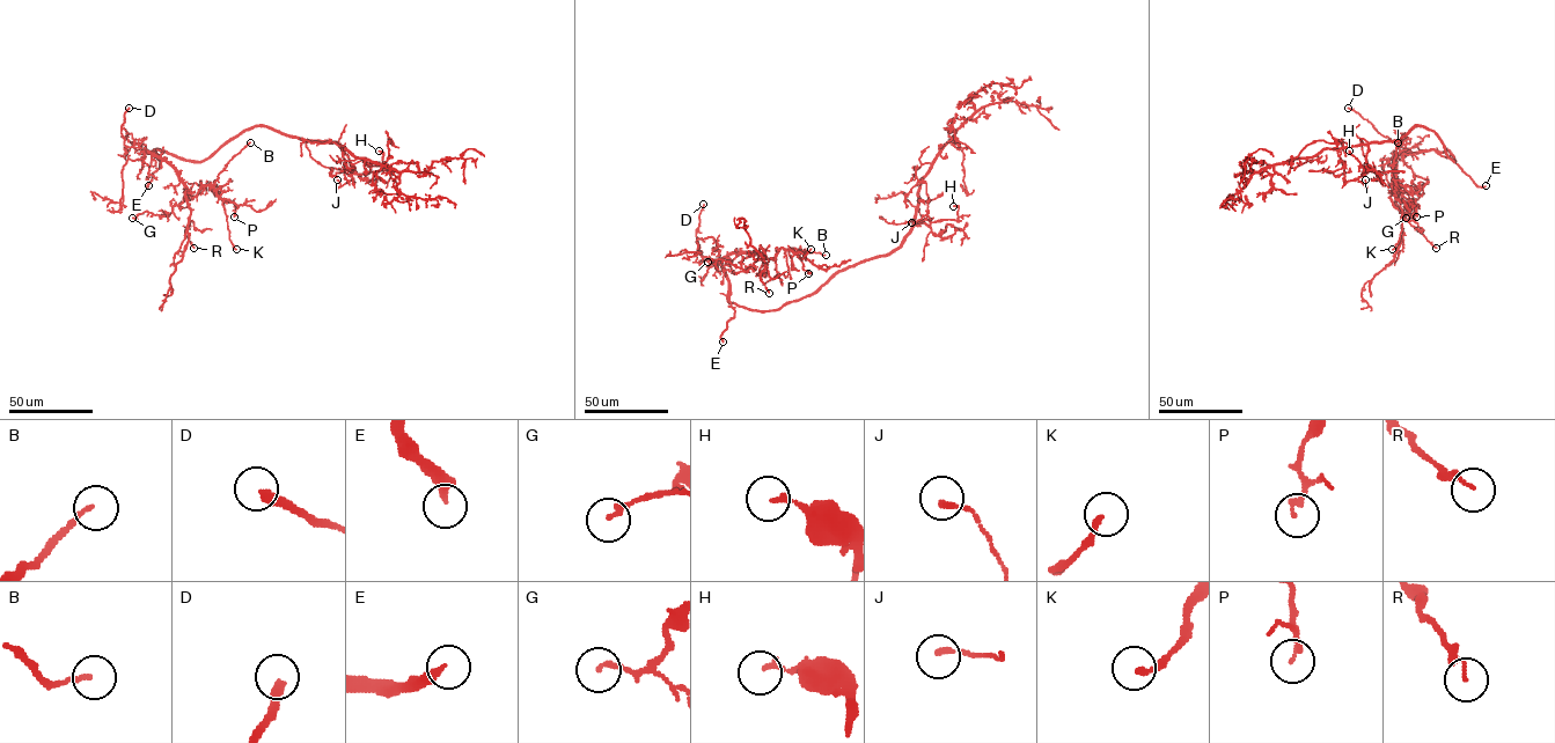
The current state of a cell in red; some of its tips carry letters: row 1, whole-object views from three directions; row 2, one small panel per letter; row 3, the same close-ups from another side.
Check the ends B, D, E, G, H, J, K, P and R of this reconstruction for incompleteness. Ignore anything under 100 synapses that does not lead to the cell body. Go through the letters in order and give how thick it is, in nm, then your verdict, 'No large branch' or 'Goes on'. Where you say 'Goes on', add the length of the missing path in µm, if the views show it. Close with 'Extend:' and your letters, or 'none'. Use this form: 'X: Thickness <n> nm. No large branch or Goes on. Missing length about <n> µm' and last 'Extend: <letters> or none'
B: Thickness 140 nm. No large branch
D: Thickness 320 nm. No large branch
E: Thickness 280 nm. Goes on. Missing length about 20 µm
G: Thickness 170 nm. No large branch
H: Thickness 170 nm. No large branch
J: Thickness 180 nm. No large branch
K: Thickness 180 nm. No large branch
P: Thickness 160 nm. No large branch
R: Thickness 100 nm. No large branch
Extend: E

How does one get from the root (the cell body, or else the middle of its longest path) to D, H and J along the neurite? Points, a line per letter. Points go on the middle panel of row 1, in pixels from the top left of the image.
D: (818, 291), (775, 310), (753, 310), (731, 302), (725, 270), (719, 262), (698, 252), (696, 230), (703, 204)
H: (818, 291), (836, 273), (894, 251), (914, 225), (956, 220), (959, 207), (953, 206)
J: (818, 291), (836, 273), (894, 251), (914, 225), (930, 223), (926, 214), (911, 222)

